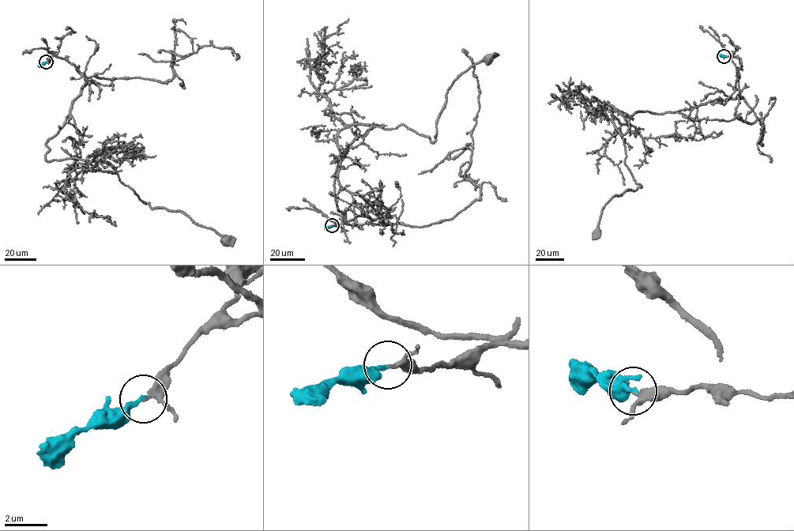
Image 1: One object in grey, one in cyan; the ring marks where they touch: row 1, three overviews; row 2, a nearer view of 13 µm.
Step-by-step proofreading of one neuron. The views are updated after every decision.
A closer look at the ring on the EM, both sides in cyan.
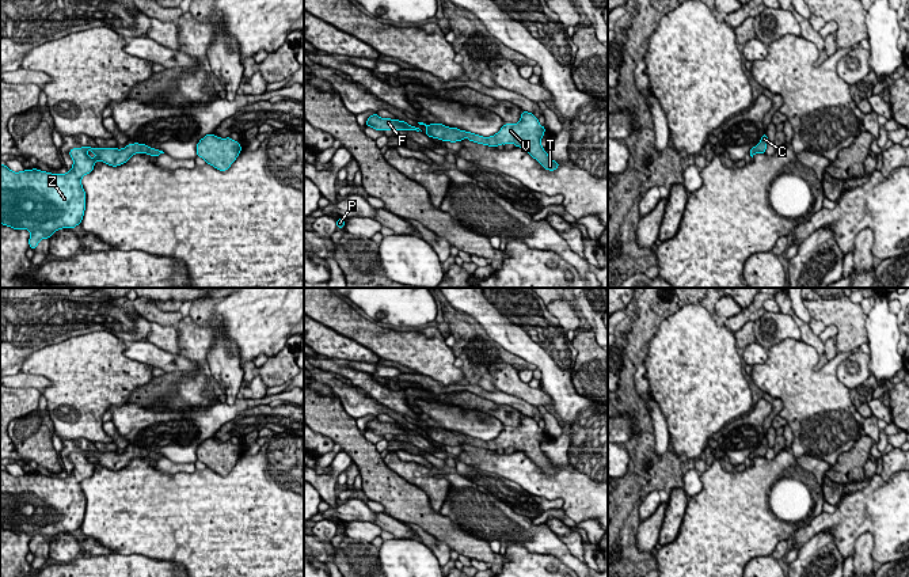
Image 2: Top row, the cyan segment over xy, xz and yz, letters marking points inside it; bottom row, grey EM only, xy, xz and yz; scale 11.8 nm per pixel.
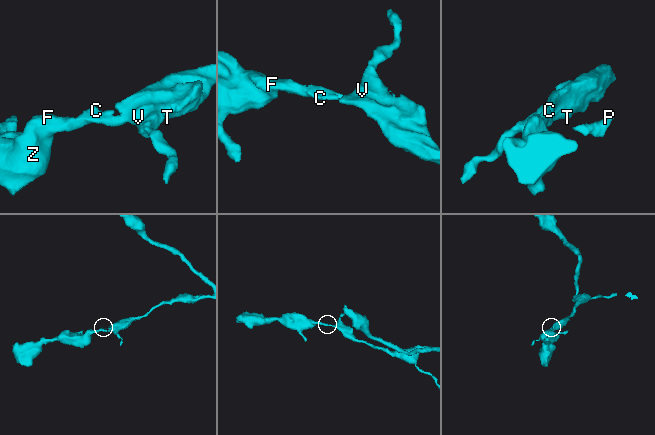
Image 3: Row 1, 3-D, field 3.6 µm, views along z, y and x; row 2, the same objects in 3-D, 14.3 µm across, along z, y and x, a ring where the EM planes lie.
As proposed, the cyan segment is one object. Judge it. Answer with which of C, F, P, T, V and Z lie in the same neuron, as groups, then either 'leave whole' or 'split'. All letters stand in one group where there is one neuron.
C F P T V Z; leave whole

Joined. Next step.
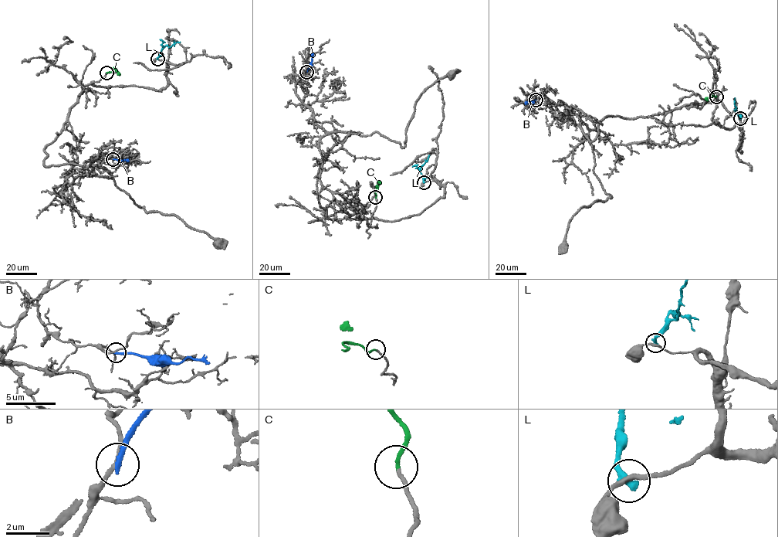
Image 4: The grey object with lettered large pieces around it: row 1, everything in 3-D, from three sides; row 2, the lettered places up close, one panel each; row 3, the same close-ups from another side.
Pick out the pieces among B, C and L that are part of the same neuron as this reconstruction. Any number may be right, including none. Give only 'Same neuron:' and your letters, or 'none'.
Same neuron: C

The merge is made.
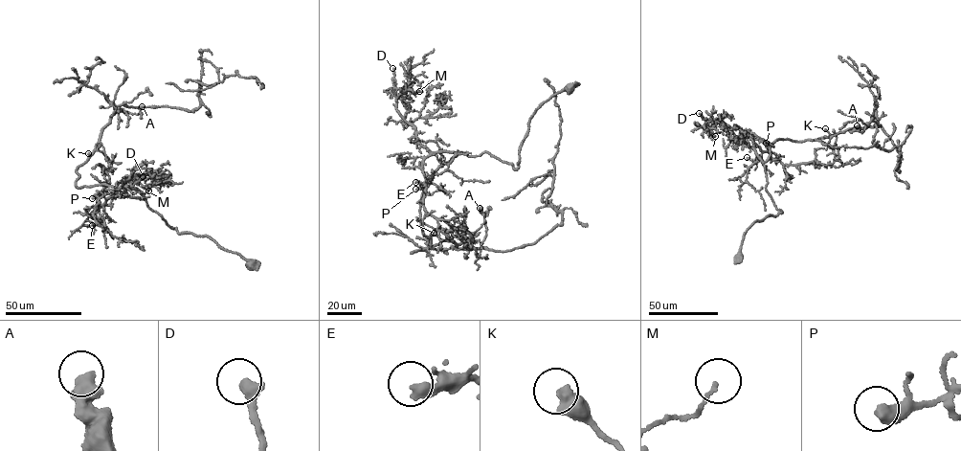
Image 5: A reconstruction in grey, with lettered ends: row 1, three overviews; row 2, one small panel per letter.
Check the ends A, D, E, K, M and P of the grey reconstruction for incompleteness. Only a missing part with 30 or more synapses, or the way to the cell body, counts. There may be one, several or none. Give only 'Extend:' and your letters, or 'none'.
Extend: D

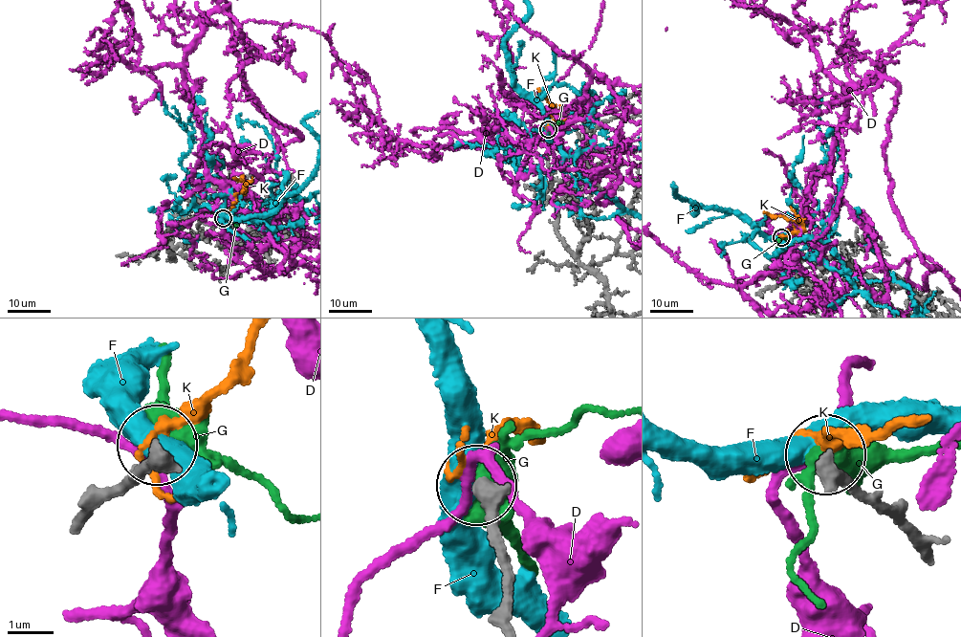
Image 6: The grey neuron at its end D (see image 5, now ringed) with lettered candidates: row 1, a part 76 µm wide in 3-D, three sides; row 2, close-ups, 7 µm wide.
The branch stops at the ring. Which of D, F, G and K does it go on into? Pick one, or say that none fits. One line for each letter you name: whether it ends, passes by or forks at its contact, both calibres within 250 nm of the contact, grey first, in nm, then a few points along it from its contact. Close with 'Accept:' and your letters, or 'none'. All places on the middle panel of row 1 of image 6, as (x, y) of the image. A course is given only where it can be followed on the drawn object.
K: It passes by. Thickness 380 nm (grey) against 180 nm. Its course: (548, 129), (564, 120), (556, 107), (549, 103), (536, 88)
Accept: K

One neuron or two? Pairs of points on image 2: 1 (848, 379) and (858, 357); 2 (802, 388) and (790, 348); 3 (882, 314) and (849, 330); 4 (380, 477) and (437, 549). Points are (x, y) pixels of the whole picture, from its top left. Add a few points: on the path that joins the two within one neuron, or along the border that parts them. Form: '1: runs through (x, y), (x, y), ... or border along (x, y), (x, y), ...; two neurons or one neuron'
1: runs through (855, 376), (860, 371), (860, 364); one neuron
2: runs through (793, 379), (790, 376), (790, 357); one neuron
3: border along (866, 315), (867, 342); two neurons
4: border along (437, 539), (451, 549); two neurons

